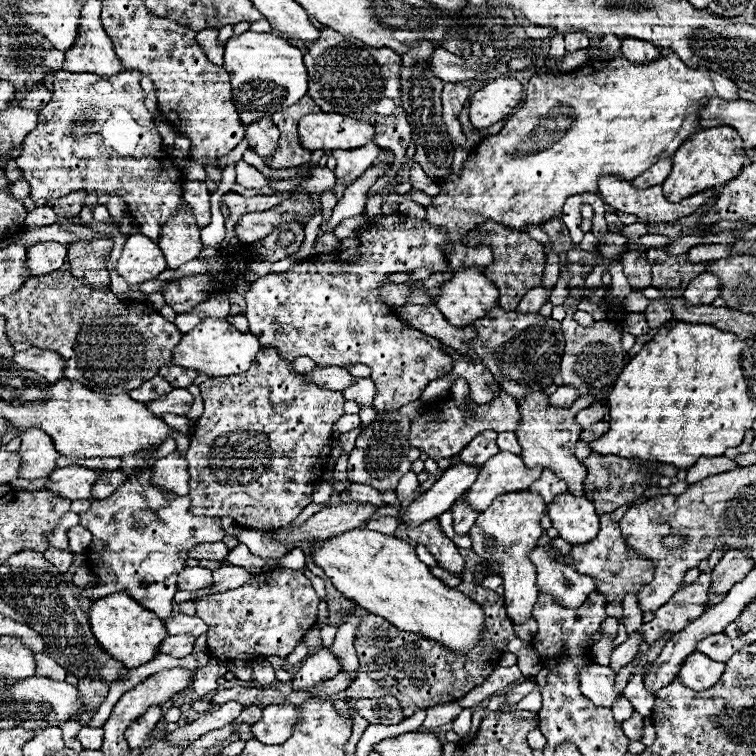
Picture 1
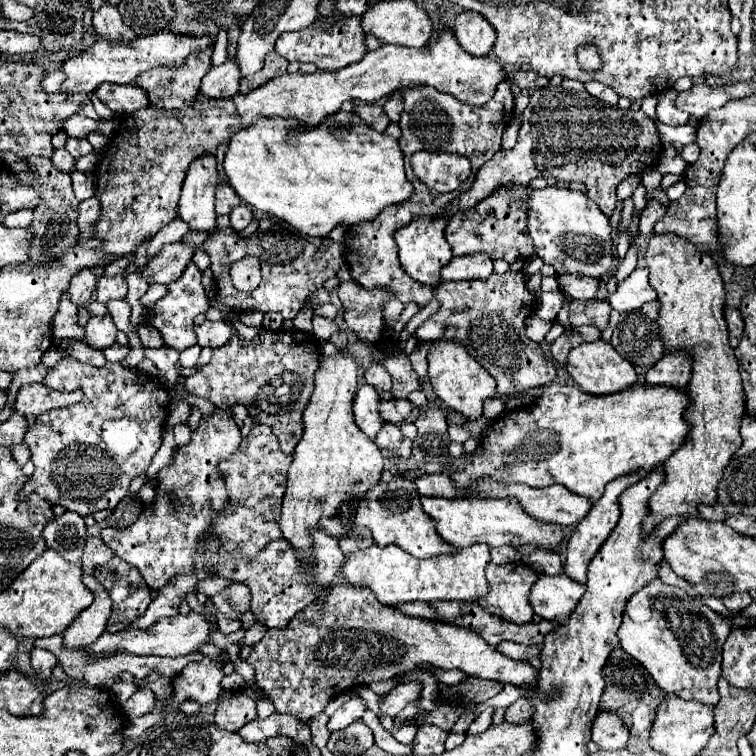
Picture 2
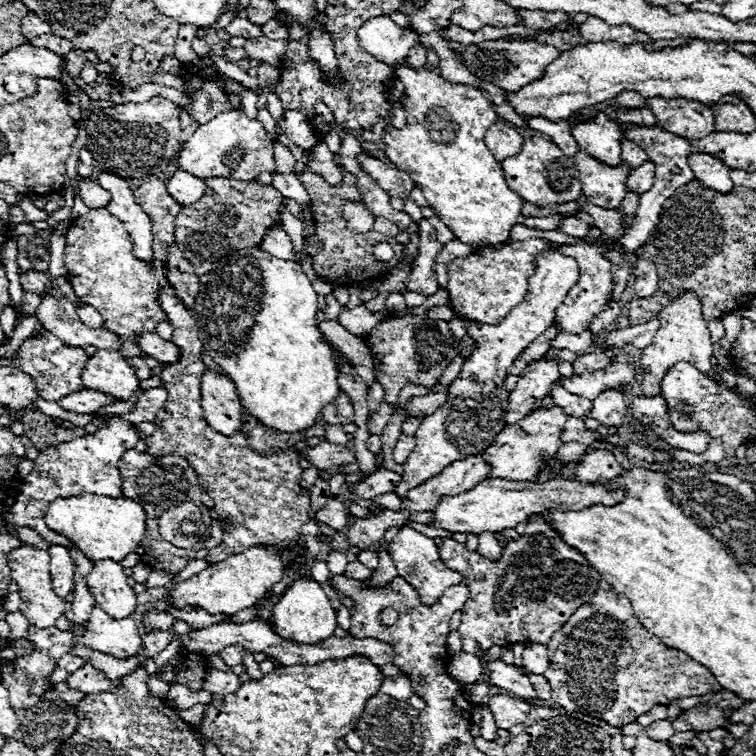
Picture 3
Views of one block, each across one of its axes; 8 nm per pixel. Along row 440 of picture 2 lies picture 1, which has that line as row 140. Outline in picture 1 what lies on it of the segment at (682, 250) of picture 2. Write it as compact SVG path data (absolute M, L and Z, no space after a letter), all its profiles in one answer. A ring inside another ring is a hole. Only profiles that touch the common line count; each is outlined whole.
M716 126L716 128L698 130L692 136L688 136L688 140L684 140L684 144L674 152L672 172L662 184L664 196L670 202L680 202L680 200L694 196L698 192L718 188L722 184L726 184L728 180L734 180L740 174L744 160L746 160L744 146L742 146L742 140L734 128Z

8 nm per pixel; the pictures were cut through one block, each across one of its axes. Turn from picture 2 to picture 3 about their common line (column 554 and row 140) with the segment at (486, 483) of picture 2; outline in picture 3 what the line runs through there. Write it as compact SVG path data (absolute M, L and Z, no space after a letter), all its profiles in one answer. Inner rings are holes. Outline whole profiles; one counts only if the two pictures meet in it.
M496 122L486 132L486 146L500 162L504 162L508 156L516 156L522 150L522 144L524 140L516 132L516 128L510 128L502 122Z

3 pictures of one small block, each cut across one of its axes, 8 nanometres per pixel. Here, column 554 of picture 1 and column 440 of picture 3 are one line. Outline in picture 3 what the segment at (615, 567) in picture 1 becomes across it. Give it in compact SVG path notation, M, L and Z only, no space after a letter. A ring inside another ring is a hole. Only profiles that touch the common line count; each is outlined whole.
M528 520L526 532L518 540L504 544L500 560L488 560L480 552L470 552L464 544L452 538L444 538L440 560L444 560L446 568L460 572L470 588L468 602L462 608L462 622L458 632L462 634L462 650L476 656L492 646L508 646L514 642L536 642L546 646L552 634L564 626L572 612L576 612L576 608L586 604L590 596L596 594L600 582L600 574L588 564L588 560L578 550L564 544L564 540L554 530L550 530L544 520Z

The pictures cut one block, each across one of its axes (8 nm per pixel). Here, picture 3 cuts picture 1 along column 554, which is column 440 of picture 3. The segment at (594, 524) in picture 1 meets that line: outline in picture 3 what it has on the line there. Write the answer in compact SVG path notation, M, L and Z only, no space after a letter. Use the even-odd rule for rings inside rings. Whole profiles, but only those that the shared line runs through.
M556 478L550 482L514 482L514 480L484 480L476 488L458 494L458 496L442 496L440 504L432 510L432 522L430 526L448 530L452 534L464 532L464 534L480 534L480 532L502 532L506 528L514 528L520 522L526 522L532 514L546 512L550 508L560 510L582 510L592 504L604 504L614 506L622 502L624 492L608 492L604 486L592 486L592 484L580 484L574 480Z

